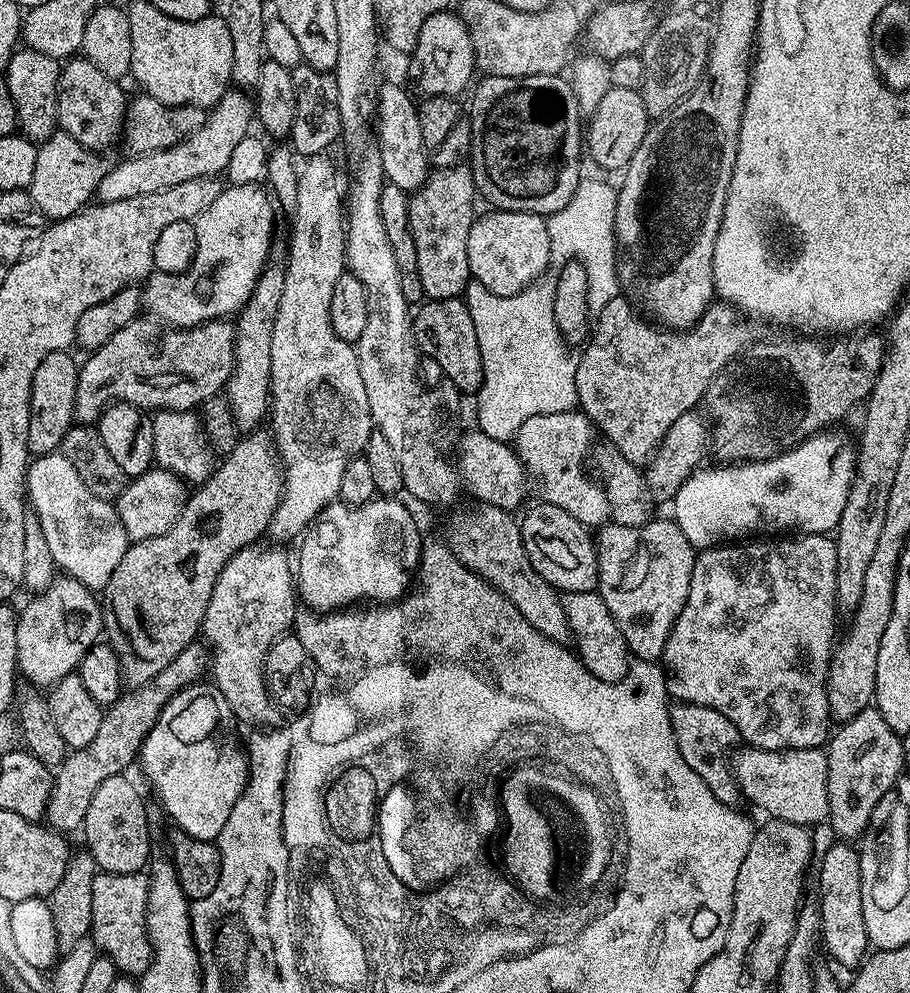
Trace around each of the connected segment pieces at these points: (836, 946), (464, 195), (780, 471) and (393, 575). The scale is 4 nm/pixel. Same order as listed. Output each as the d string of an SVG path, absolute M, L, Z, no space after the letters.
M832 842L820 860L820 936L822 948L844 968L855 969L869 955L865 919L862 912L862 875L859 851L848 842Z
M440 168L429 171L424 185L417 188L408 197L408 213L410 226L414 234L414 246L418 254L418 278L422 278L422 290L428 300L454 300L465 295L470 283L466 242L468 231L474 219L472 203L478 200L475 184L472 182L471 171L464 168Z
M825 430L801 440L787 452L779 452L768 460L728 462L724 468L697 467L692 475L682 482L671 501L671 515L676 525L686 534L693 548L703 550L745 538L760 538L765 534L807 534L819 536L831 533L842 518L846 498L850 494L852 480L856 477L858 448L844 432Z
M380 494L361 504L328 504L308 525L299 544L300 557L294 560L299 599L303 607L328 614L331 608L343 610L361 602L397 601L404 596L420 562L422 535L400 498Z

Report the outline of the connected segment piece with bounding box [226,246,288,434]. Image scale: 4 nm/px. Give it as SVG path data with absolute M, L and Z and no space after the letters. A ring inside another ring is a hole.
M273 247L264 264L262 274L244 307L234 320L234 356L232 373L226 385L228 405L232 408L234 422L241 433L247 434L259 429L270 412L272 398L272 375L270 374L270 345L274 339L274 318L278 302L282 302L282 282L288 265L283 247Z

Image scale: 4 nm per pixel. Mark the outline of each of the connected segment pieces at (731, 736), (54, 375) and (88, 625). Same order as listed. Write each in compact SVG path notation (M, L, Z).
M676 702L669 707L670 722L674 730L674 742L678 742L678 750L686 766L710 786L710 794L723 804L739 805L742 800L740 787L732 773L730 753L741 743L740 731L726 718L726 714L718 714L718 710L710 710L706 706Z
M68 350L46 354L46 358L42 358L42 363L38 365L38 370L34 370L34 386L30 398L30 442L28 443L28 451L36 456L45 456L47 452L57 451L60 443L66 438L68 429L73 427L74 390L78 390L80 364L78 360L71 356L72 354Z
M60 574L45 592L31 597L24 612L22 608L16 621L16 666L27 683L48 690L79 669L80 659L102 636L102 604L92 596L93 589Z

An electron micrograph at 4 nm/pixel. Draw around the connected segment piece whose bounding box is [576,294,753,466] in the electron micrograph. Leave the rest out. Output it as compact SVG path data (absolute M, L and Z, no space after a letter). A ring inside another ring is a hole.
M614 294L599 306L594 327L582 348L584 353L579 353L576 361L578 408L607 443L614 445L629 462L640 466L659 448L670 426L703 401L704 391L712 379L748 347L752 332L748 329L749 321L732 305L723 302L709 304L700 321L687 330L673 330L649 322L624 294Z

